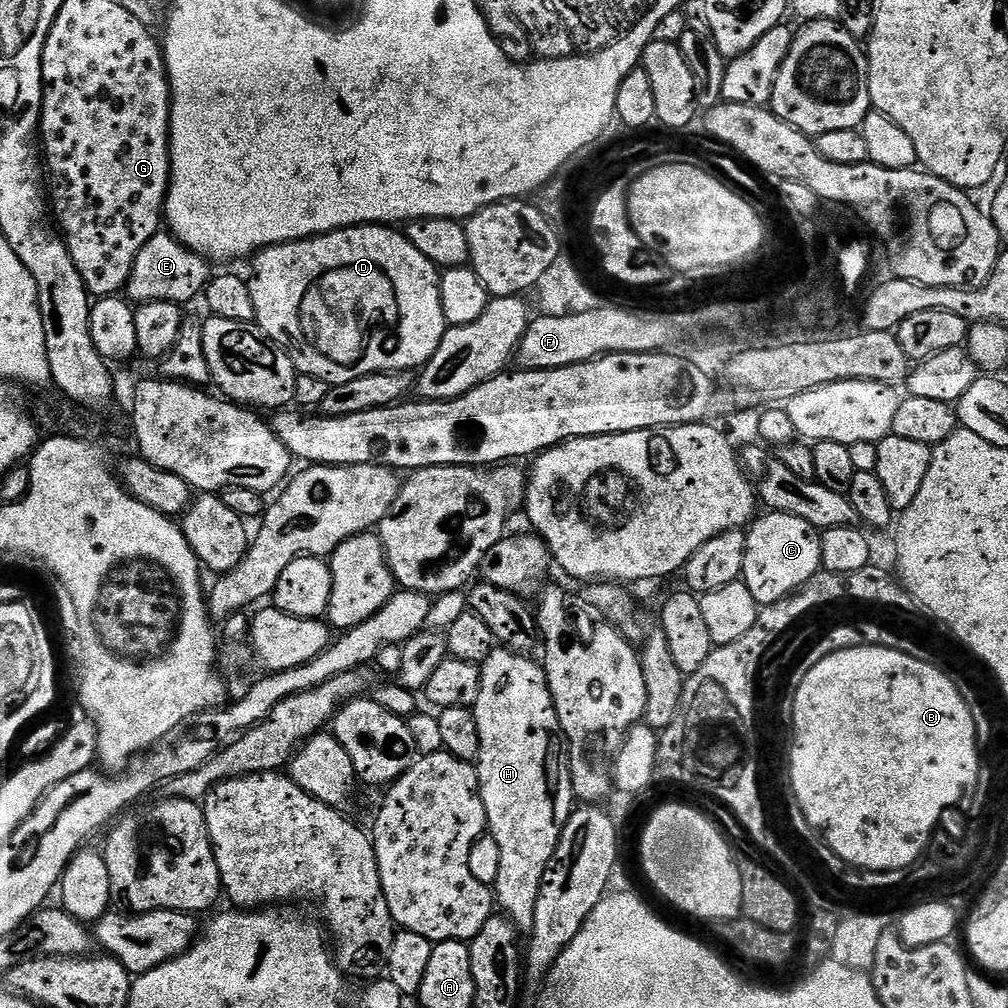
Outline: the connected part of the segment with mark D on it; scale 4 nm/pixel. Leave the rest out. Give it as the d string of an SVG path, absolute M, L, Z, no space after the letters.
M376 222L358 224L347 228L338 228L330 232L322 232L319 236L309 236L302 240L289 240L286 244L270 244L261 248L251 257L252 269L246 272L250 302L254 302L254 321L262 331L275 342L279 348L285 348L289 358L294 362L297 373L322 378L329 385L350 382L354 378L362 378L366 374L375 372L407 372L419 370L428 363L429 358L438 350L444 333L449 325L442 314L442 298L440 297L440 272L436 265L421 254L412 243L408 241L403 231L395 232L392 226L381 226Z

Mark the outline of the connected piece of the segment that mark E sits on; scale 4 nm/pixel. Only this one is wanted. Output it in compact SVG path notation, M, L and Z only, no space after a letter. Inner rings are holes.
M161 230L142 246L126 281L126 296L137 305L150 304L154 300L165 300L171 304L187 306L192 299L203 293L210 279L209 261L189 250L171 231Z

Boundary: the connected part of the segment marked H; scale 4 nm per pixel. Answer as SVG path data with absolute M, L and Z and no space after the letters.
M503 646L493 647L491 654L487 656L483 664L480 665L480 685L478 686L478 698L474 705L476 721L478 722L478 738L480 739L480 755L476 757L476 773L480 779L480 793L482 802L486 806L486 818L488 819L487 831L498 842L498 851L502 857L502 866L498 869L498 878L494 885L494 900L499 911L512 921L512 927L517 933L531 933L534 926L534 902L538 902L538 890L542 886L542 878L546 874L546 866L554 854L554 850L560 841L562 830L566 826L568 819L572 817L574 811L574 797L572 795L572 779L568 773L568 761L566 759L566 748L562 743L562 733L558 714L554 706L552 691L548 685L548 675L539 663L532 661L531 655L522 652L512 652Z

